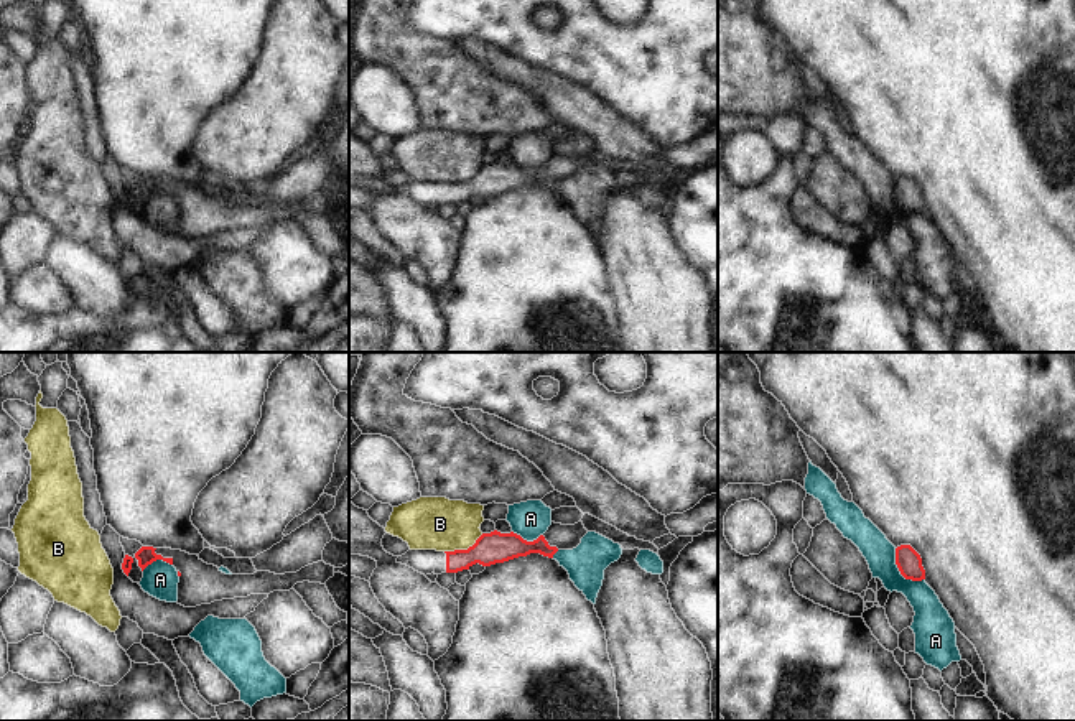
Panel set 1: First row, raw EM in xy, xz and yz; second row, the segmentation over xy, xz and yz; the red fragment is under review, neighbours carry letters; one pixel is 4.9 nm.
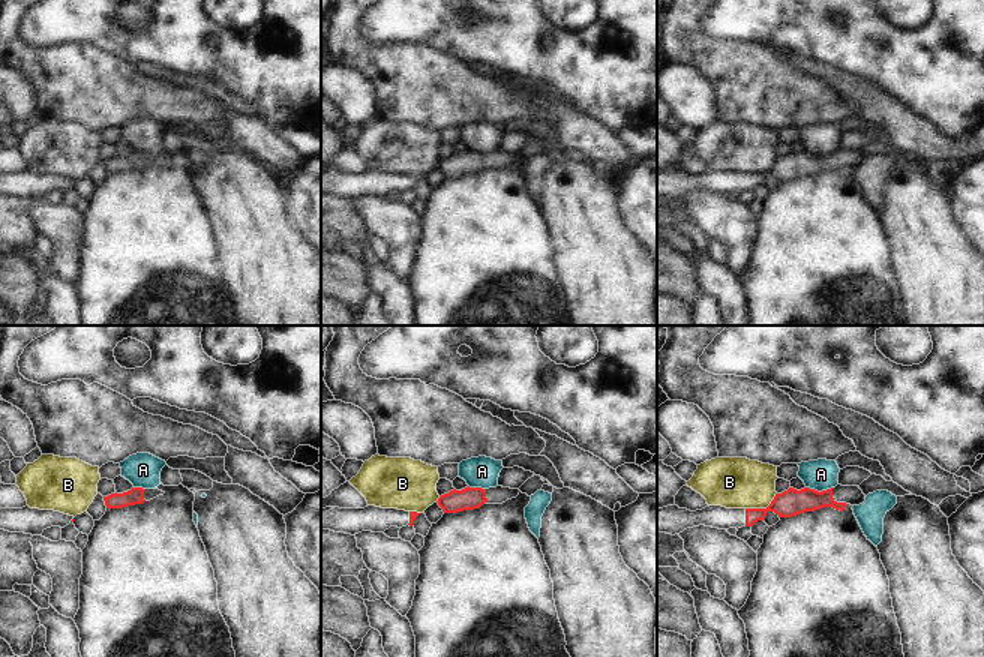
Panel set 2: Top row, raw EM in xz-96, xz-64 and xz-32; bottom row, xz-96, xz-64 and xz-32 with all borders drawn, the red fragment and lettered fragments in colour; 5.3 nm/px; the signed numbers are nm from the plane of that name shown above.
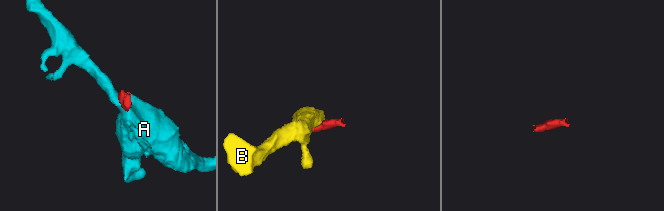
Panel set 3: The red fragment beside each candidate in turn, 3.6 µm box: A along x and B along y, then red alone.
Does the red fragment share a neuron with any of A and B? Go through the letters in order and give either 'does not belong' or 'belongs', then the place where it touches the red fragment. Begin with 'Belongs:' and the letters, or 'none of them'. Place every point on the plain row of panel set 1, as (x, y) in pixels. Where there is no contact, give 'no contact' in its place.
Belongs: none of them
A: does not belong; meets red in yz at (901, 204)
B: does not belong; meets red in xz at (463, 181)

